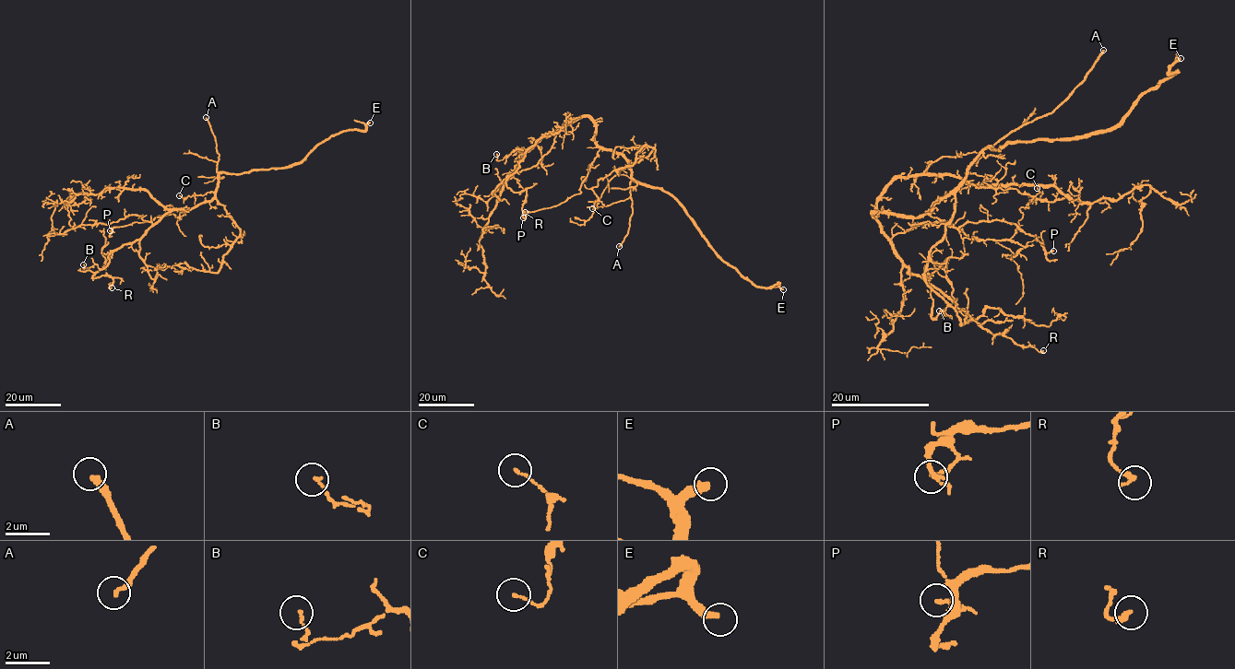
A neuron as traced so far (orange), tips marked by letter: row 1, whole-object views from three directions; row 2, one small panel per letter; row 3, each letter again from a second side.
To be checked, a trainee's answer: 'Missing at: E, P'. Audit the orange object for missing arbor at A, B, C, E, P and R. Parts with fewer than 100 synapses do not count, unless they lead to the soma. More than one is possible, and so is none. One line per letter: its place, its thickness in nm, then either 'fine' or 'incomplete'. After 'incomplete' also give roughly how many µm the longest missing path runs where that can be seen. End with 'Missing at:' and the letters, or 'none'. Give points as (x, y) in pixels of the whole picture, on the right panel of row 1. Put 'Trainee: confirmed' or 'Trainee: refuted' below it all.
A: (1103, 50) | 240 nm | incomplete | 100 µm
B: (939, 311) | 130 nm | fine
C: (1037, 188) | 110 nm | fine
E: (1181, 58) | 320 nm | incomplete | 300 µm
P: (1053, 251) | 160 nm | fine
R: (1043, 350) | 200 nm | fine
Missing at: A, E
Trainee: refuted

